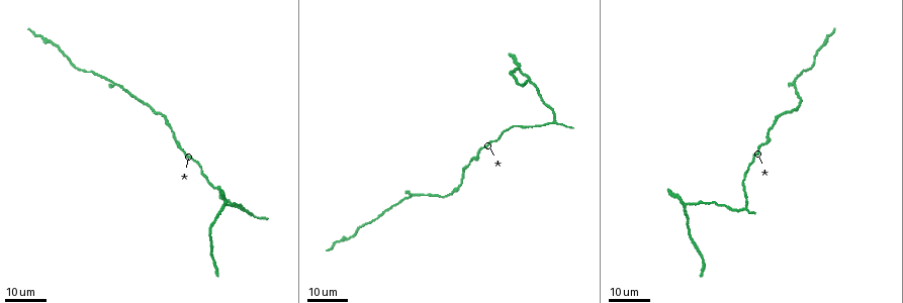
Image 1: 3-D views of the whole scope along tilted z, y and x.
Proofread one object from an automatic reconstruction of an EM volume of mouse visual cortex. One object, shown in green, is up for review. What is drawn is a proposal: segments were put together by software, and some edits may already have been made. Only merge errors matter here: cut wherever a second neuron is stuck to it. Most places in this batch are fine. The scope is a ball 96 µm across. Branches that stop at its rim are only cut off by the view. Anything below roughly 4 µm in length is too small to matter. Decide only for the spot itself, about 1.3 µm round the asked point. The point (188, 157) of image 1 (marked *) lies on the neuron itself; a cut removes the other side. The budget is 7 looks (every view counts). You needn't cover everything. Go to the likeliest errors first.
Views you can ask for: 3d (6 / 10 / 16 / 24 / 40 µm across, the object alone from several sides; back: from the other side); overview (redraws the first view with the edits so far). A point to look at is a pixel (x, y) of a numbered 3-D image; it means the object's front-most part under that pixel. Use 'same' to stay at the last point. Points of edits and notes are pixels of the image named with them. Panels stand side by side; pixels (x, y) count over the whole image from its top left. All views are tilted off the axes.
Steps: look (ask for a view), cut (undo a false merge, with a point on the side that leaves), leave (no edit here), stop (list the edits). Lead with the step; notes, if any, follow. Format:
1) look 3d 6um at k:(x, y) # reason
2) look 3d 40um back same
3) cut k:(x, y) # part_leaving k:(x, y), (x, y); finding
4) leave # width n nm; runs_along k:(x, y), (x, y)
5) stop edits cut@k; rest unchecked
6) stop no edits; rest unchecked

look 3d 16um at 1:(799, 94) # thick turns thin

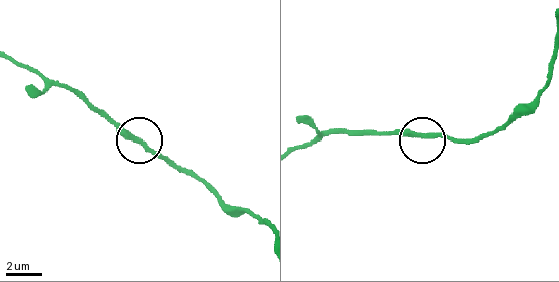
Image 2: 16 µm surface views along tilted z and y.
look 3d 10um at 2:(149, 150)

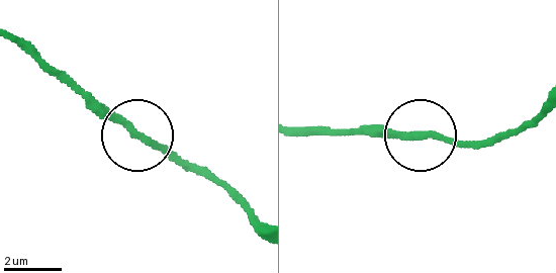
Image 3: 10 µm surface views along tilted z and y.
leave # width 240 nm; continuous, no second neuron

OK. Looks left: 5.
look 3d 24um at 1:(167, 118) # calibre changes

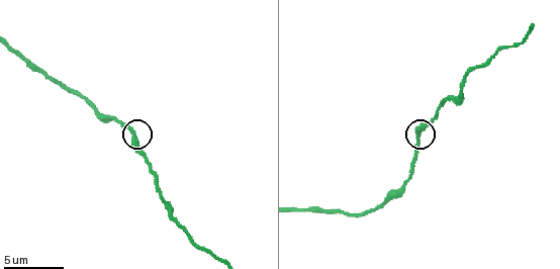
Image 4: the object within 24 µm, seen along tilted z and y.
look 3d 10um at 4:(417, 138) # zoom in

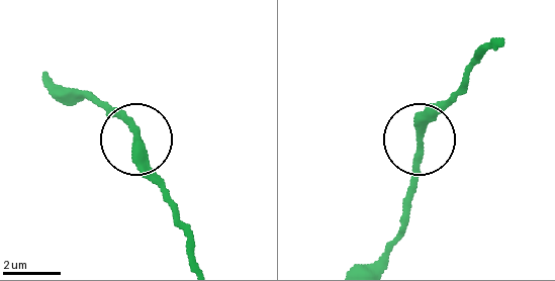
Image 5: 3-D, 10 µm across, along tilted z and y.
leave # runs_along 5:(499, 43), (437, 107), (423, 137), (409, 223); one neuron here

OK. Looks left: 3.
look 3d 16um at 1:(550, 109) # calibre changes

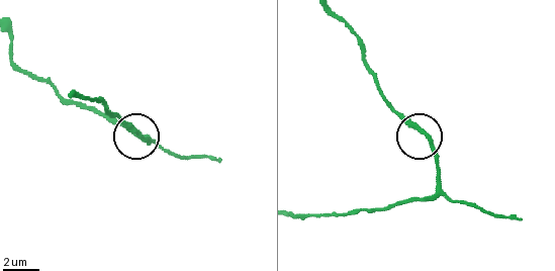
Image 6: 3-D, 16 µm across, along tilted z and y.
look 3d 10um at 6:(428, 141)

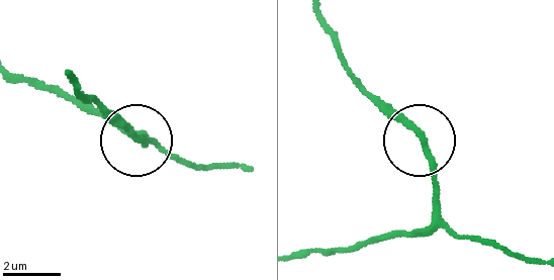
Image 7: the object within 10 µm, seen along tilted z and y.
leave # one neuron here

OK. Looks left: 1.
stop no edits; rest unchecked

